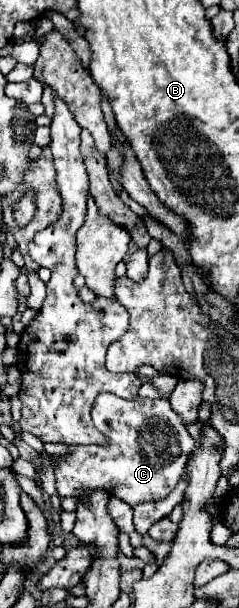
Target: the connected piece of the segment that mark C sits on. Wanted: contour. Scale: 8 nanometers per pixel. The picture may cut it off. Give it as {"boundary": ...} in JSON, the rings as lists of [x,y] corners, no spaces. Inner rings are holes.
{"boundary":[[[100,393],[92,407],[92,421],[108,437],[108,447],[84,445],[82,451],[70,447],[66,455],[52,455],[56,465],[56,491],[60,497],[80,497],[86,491],[104,489],[130,507],[164,499],[180,481],[194,441],[180,415],[172,411],[168,399],[124,401],[112,393]]]}

